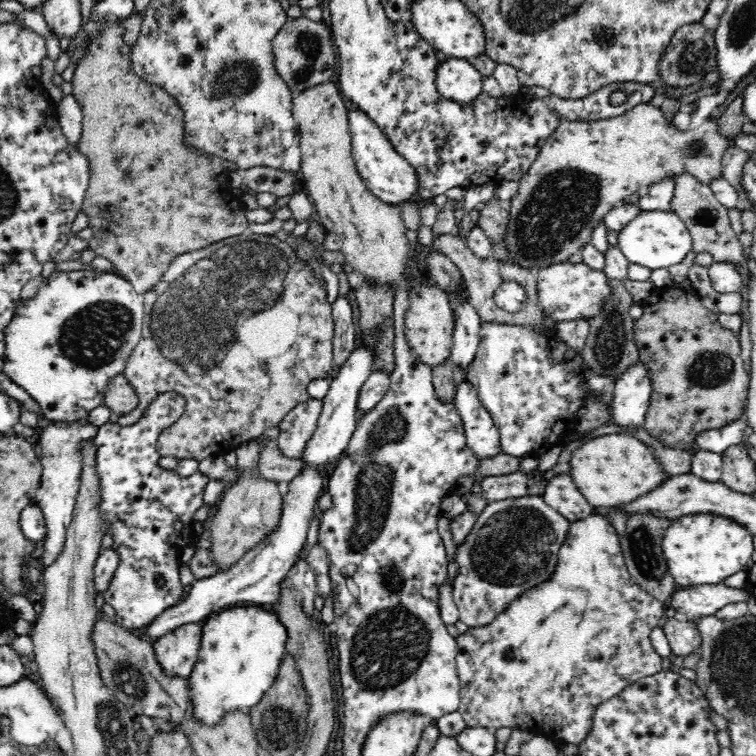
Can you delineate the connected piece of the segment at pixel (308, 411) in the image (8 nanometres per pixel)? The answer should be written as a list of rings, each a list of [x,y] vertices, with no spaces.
[[[309,397],[298,404],[279,424],[277,445],[284,456],[298,458],[304,452],[306,442],[312,438],[322,416],[323,399]]]

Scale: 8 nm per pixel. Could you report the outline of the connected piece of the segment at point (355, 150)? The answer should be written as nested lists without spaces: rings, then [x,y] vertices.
[[[353,106],[347,111],[351,136],[351,153],[358,175],[366,188],[382,202],[390,205],[401,205],[406,201],[416,200],[419,180],[415,168],[404,157],[394,150],[388,137],[380,131],[378,125],[370,120],[366,113],[355,110]]]

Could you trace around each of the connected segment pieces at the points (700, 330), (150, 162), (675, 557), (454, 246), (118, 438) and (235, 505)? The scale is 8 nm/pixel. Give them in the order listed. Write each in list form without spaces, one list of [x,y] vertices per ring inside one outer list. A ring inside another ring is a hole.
[[[675,286],[654,289],[641,305],[644,314],[635,320],[634,337],[639,360],[647,364],[653,388],[643,428],[666,448],[692,449],[702,431],[722,428],[745,414],[750,379],[742,364],[739,338],[720,324],[714,312],[702,306],[693,289]]]
[[[104,16],[103,19],[102,29],[98,31],[96,36],[92,34],[90,40],[86,42],[82,57],[77,61],[74,75],[70,81],[72,85],[71,94],[76,98],[80,109],[82,109],[82,132],[80,132],[80,140],[76,142],[76,149],[86,156],[88,173],[90,173],[88,188],[82,200],[80,212],[88,216],[86,227],[92,230],[92,236],[87,240],[87,248],[94,251],[95,256],[107,258],[112,263],[113,271],[116,274],[128,280],[136,292],[144,294],[162,279],[174,257],[186,254],[186,252],[200,250],[200,248],[206,248],[209,244],[246,232],[249,223],[246,214],[249,209],[241,197],[235,196],[230,190],[229,169],[224,166],[222,159],[213,158],[210,154],[191,148],[185,143],[184,115],[177,100],[172,98],[161,86],[145,82],[134,73],[131,62],[131,45],[126,43],[123,37],[125,31],[122,25],[123,19],[115,18],[115,20],[112,20],[108,16]]]
[[[711,512],[700,513],[673,519],[664,534],[662,551],[670,574],[679,587],[715,585],[747,569],[746,564],[752,560],[755,551],[752,540],[753,534],[734,519]]]
[[[446,234],[440,236],[439,239],[433,240],[433,246],[435,250],[445,254],[462,273],[464,281],[466,282],[466,290],[468,296],[468,302],[476,310],[476,313],[480,316],[484,322],[501,322],[502,324],[516,324],[518,326],[542,326],[544,322],[543,310],[539,308],[539,299],[537,294],[537,276],[536,272],[525,267],[520,267],[518,264],[506,264],[502,261],[480,259],[472,253],[468,248],[467,241],[458,236],[457,234]],[[506,282],[514,282],[520,284],[527,295],[527,302],[524,304],[524,308],[518,310],[518,312],[508,312],[502,310],[502,308],[496,305],[494,301],[494,294],[496,290],[506,284]]]
[[[165,392],[164,394],[158,395],[155,399],[156,400],[150,404],[150,408],[146,410],[146,414],[144,414],[142,420],[138,421],[136,424],[133,424],[132,426],[122,426],[117,422],[107,421],[97,428],[97,435],[92,440],[94,442],[94,447],[96,447],[96,473],[98,473],[98,493],[100,493],[100,500],[98,500],[98,504],[96,504],[96,509],[98,509],[100,517],[102,517],[102,521],[104,521],[102,531],[104,531],[104,534],[110,534],[114,541],[112,550],[118,554],[118,566],[113,574],[113,579],[110,581],[108,590],[105,590],[102,593],[102,597],[105,604],[112,606],[114,609],[114,622],[121,627],[131,630],[142,628],[142,626],[150,624],[156,616],[160,616],[160,612],[166,610],[166,608],[170,608],[170,606],[174,606],[174,604],[178,604],[178,602],[182,602],[185,597],[186,593],[184,592],[184,585],[182,585],[180,574],[178,573],[181,566],[180,557],[183,554],[184,548],[195,544],[194,540],[197,538],[198,534],[194,531],[195,521],[193,516],[196,510],[204,504],[204,489],[210,480],[210,478],[204,476],[200,471],[195,472],[190,476],[180,476],[174,468],[166,469],[159,465],[158,461],[161,458],[161,454],[158,452],[157,447],[158,434],[160,434],[164,428],[168,428],[170,424],[174,424],[176,420],[180,419],[186,409],[184,397],[175,392]],[[158,576],[164,578],[164,585],[162,588],[154,581]]]
[[[252,438],[241,443],[234,450],[237,462],[234,467],[238,471],[236,482],[228,484],[222,493],[222,500],[212,518],[210,540],[211,557],[219,564],[222,571],[236,564],[254,546],[264,541],[264,538],[278,526],[282,512],[283,494],[275,480],[266,480],[257,472],[257,466],[263,451],[264,443],[260,438]]]

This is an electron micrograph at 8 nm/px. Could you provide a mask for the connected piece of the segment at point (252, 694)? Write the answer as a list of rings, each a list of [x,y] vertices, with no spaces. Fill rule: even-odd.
[[[237,604],[206,618],[197,663],[189,676],[195,718],[216,724],[228,711],[252,708],[276,680],[281,660],[288,655],[287,630],[270,607]]]

